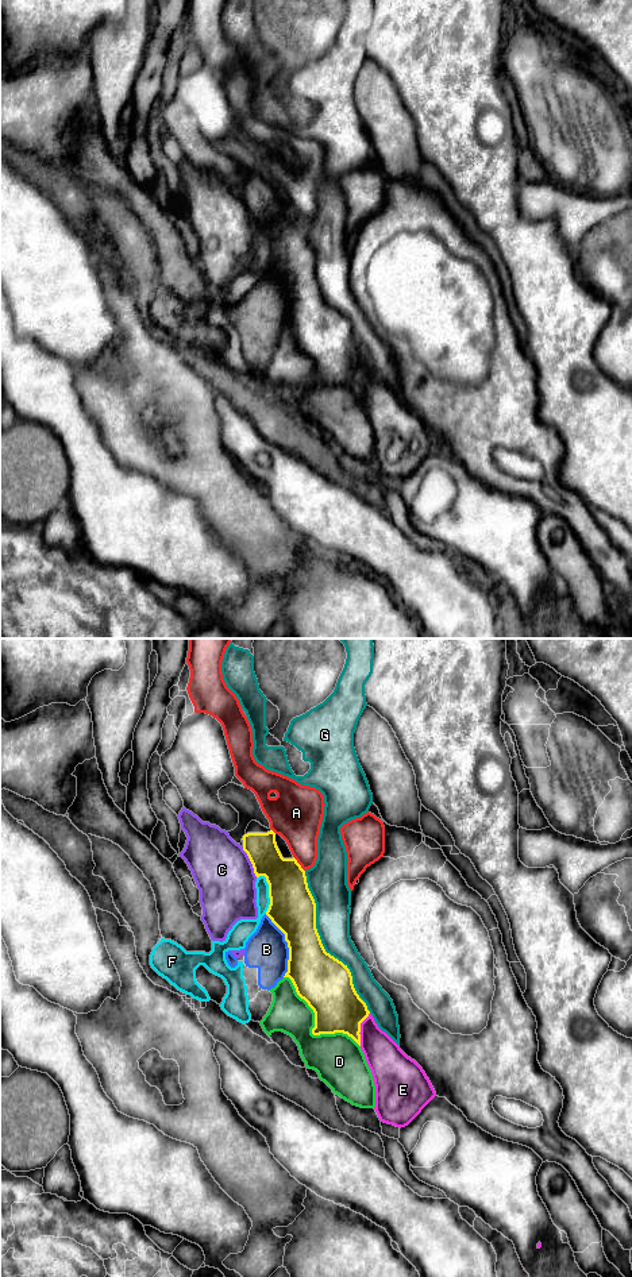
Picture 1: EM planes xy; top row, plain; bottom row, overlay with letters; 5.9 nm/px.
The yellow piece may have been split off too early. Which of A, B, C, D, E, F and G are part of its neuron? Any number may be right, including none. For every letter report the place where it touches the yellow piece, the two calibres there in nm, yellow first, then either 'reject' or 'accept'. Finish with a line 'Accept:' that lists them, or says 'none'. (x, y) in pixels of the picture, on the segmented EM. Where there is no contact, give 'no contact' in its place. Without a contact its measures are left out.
A: xy (299, 864) | 260/260 nm | reject
B: xy (288, 945) | 300/240 nm | reject
C: xy (251, 863) | 220/360 nm | reject
D: xy (313, 1027) | 300/300 nm | reject
E: xy (359, 1029) | 280/220 nm | reject
F: xy (269, 892) | 280/110 nm | reject
G: xy (322, 944) | 320/200 nm | reject
Accept: none

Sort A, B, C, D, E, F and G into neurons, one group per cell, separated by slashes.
A / B D F / C / E / G

